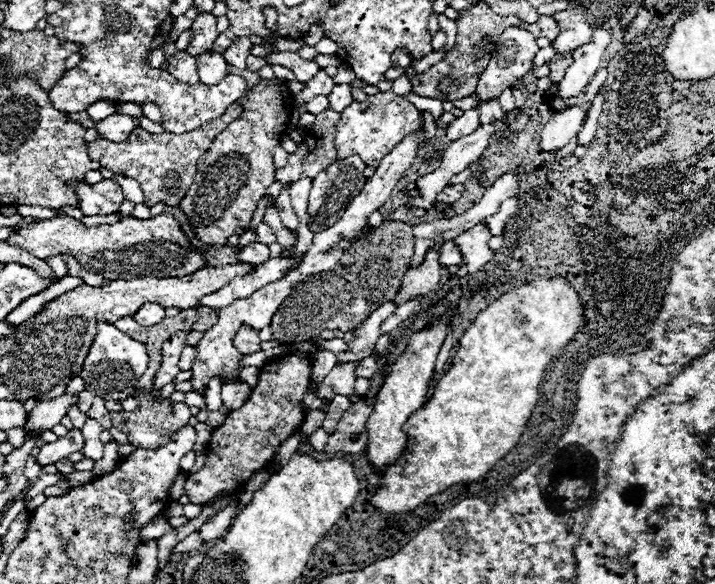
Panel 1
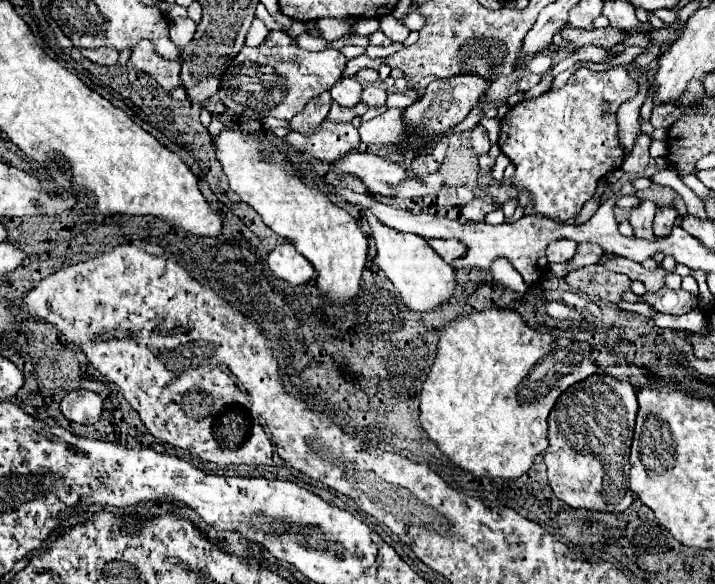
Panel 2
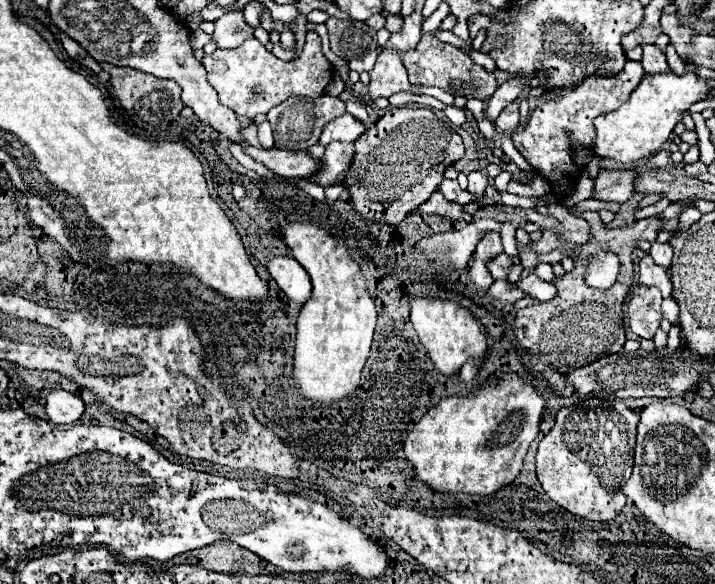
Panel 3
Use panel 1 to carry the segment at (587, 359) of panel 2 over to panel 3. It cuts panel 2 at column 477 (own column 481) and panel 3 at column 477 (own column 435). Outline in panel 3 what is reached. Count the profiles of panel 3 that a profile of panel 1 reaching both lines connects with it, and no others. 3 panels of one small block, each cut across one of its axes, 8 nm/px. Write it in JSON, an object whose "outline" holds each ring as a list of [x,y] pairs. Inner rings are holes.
{"outline":[[[506,374],[504,378],[496,378],[496,382],[486,382],[480,390],[468,396],[448,396],[442,398],[438,406],[430,408],[404,442],[406,460],[414,466],[416,480],[426,484],[432,492],[490,496],[496,490],[512,484],[520,474],[528,446],[538,434],[542,410],[542,396],[536,394],[530,384],[524,384],[520,376]]]}

